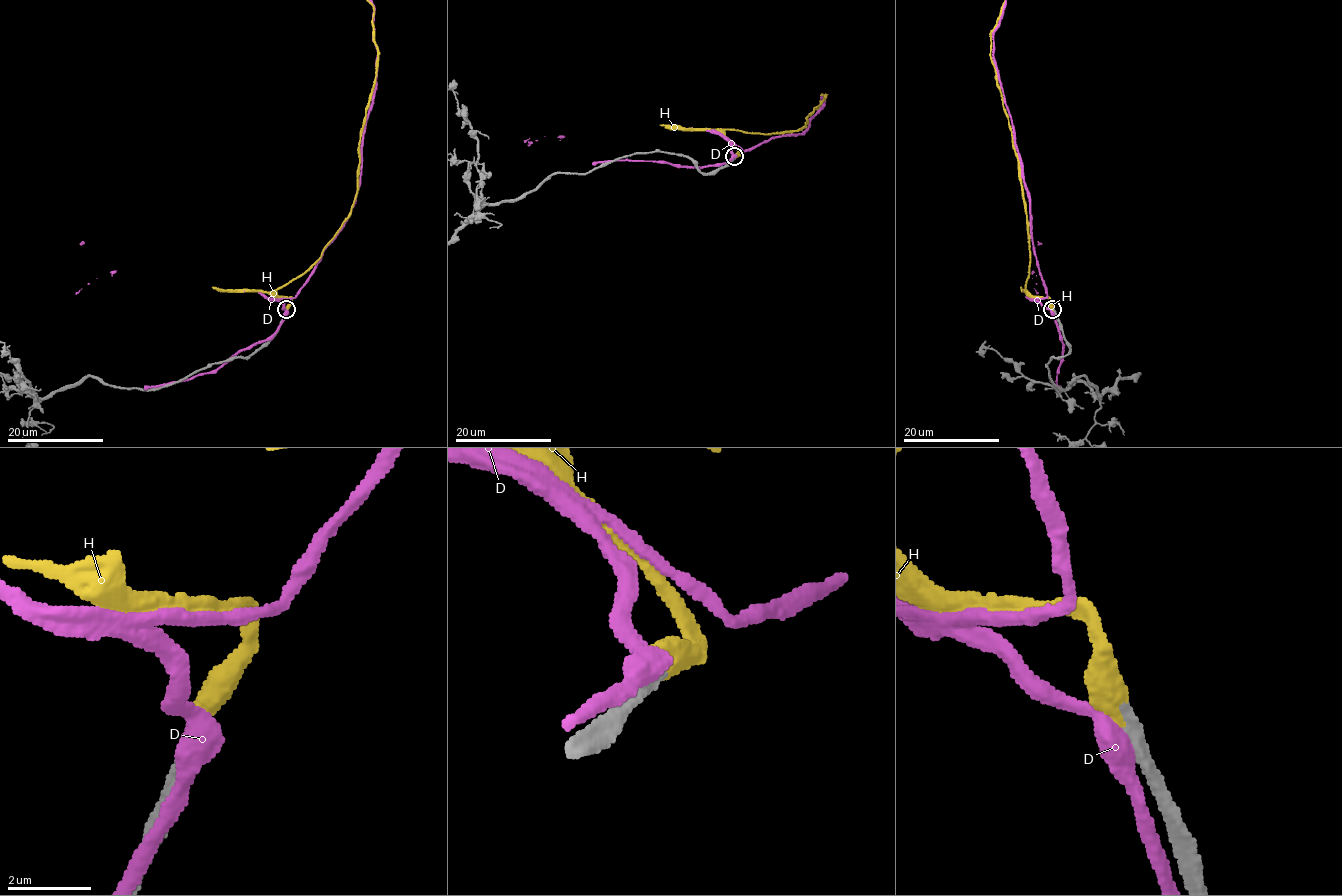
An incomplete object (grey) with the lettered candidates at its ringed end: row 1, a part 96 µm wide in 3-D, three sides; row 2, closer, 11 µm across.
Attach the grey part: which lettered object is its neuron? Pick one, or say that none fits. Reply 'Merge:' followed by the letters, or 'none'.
Merge: H

